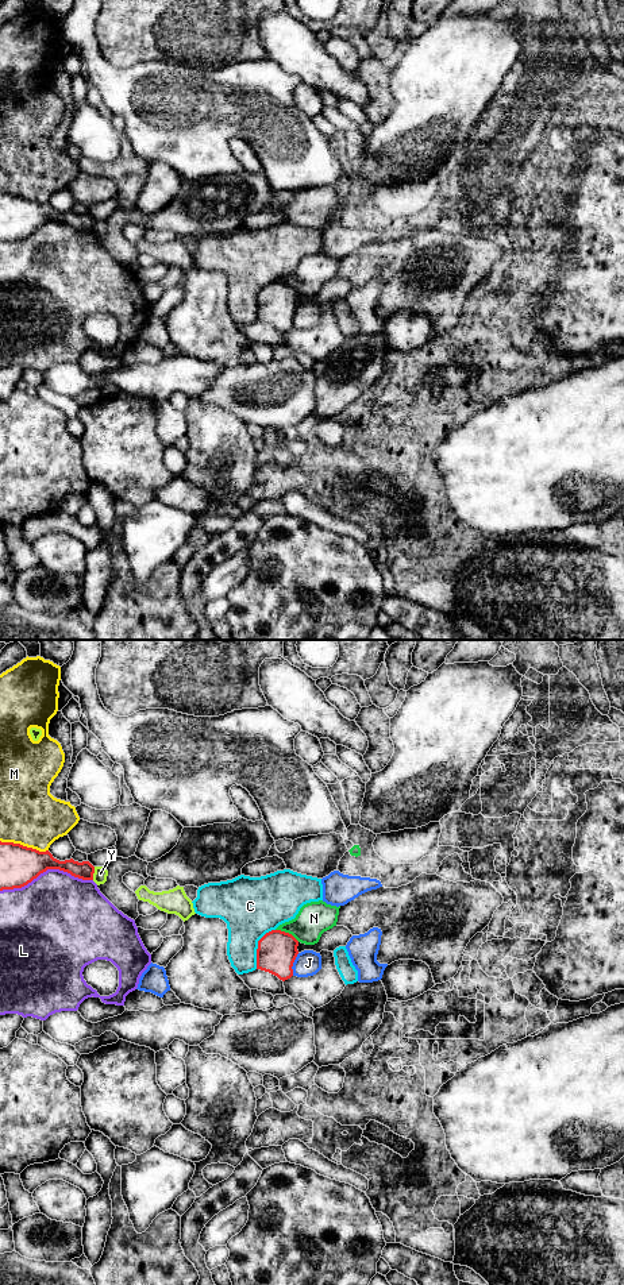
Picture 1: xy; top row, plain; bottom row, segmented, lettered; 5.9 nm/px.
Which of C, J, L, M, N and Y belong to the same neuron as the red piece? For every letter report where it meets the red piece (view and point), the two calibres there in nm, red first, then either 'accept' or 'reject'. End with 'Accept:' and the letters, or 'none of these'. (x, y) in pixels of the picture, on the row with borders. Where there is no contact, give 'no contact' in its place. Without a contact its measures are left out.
C: meets red in xy at (258, 946); 240 nm thick on the red side, 360 nm on the other; reject
J: meets red in xy at (292, 964); 240 nm thick on the red side, 160 nm on the other; reject
L: meets red in xy at (46, 869); 240 nm thick on the red side, 460 nm on the other; reject
M: meets red in xy at (24, 846); 240 nm thick on the red side, 360 nm on the other; reject
N: meets red in xy at (288, 933); 240 nm thick on the red side, 200 nm on the other; reject
Y: meets red in xy at (93, 872); 100 nm thick on the red side, 80 nm on the other; reject
Accept: none of these

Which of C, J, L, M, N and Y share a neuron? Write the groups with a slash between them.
C / J / L / M / N Y

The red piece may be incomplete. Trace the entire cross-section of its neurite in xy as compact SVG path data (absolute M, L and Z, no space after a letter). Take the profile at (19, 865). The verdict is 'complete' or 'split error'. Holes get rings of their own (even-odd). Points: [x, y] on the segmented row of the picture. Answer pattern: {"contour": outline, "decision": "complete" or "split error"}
{"contour": "M0 841L0 891L22 888L47 869L59 869L82 880L93 880L95 873L89 861L59 861L49 850Z", "decision": "complete"}

